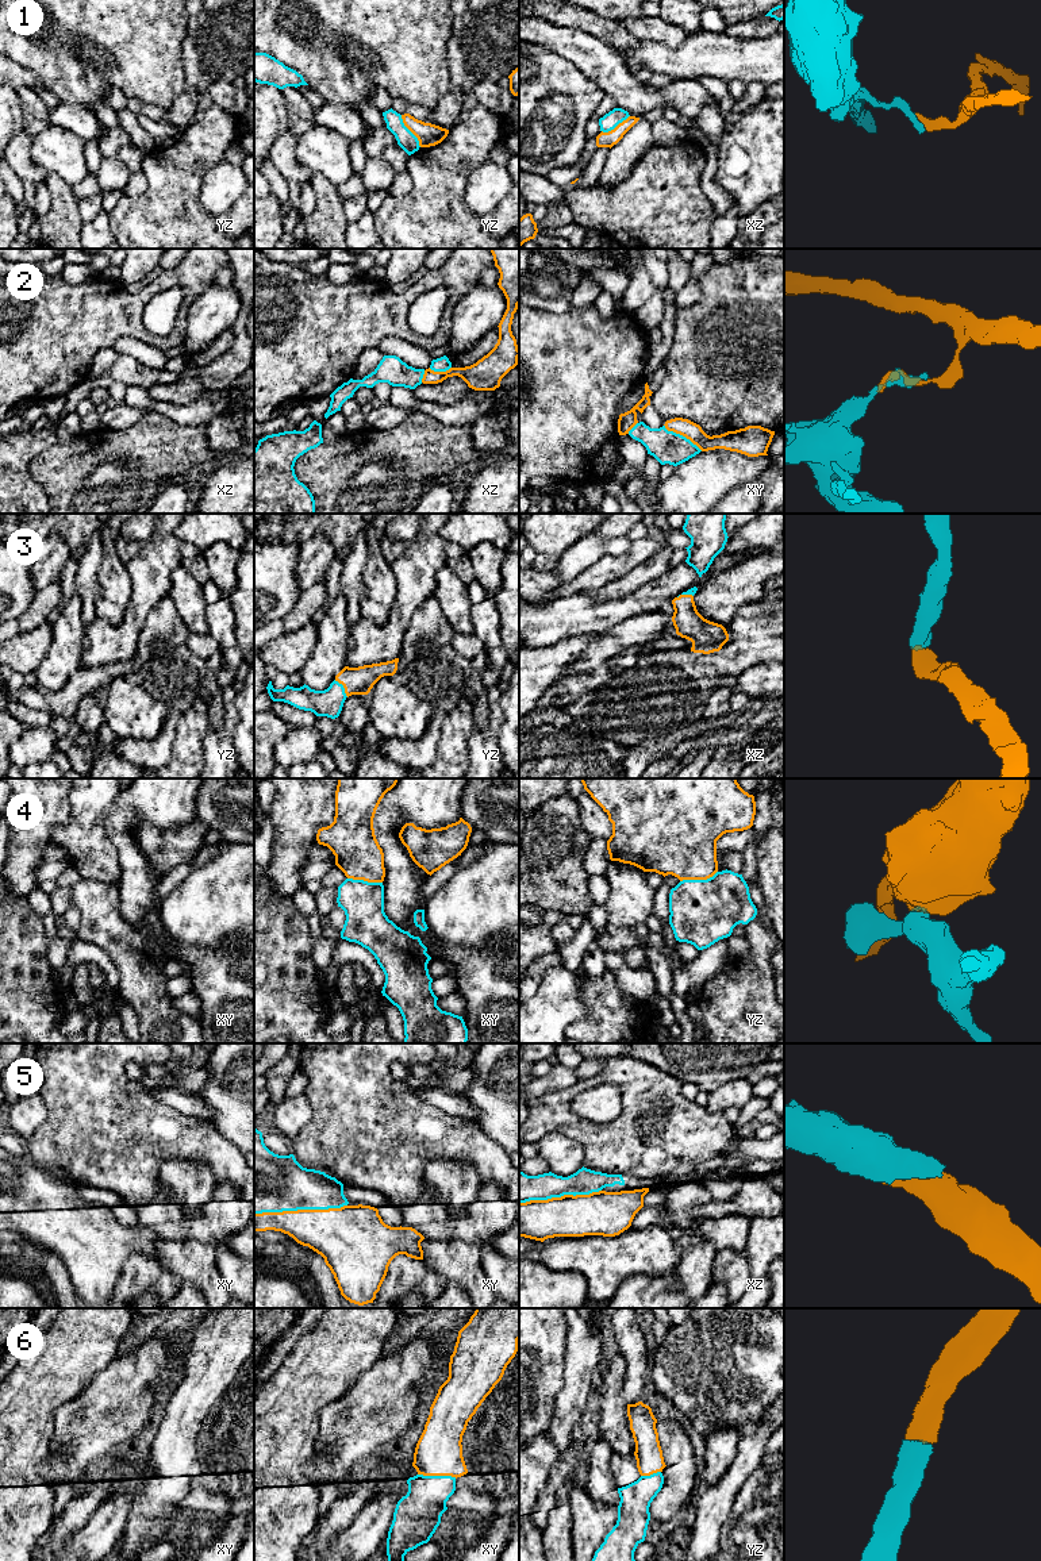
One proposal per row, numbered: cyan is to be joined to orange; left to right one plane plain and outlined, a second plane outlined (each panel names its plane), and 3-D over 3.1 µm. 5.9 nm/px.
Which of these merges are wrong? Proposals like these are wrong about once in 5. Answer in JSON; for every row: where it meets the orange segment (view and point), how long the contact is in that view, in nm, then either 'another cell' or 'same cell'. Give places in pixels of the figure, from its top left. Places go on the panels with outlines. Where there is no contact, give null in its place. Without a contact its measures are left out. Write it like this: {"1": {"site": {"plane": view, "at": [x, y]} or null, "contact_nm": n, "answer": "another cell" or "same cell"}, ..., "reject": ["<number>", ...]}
{"1": {"site": {"plane": "yz", "at": [410, 130]}, "contact_nm": 220, "answer": "another cell"}, "2": {"site": {"plane": "xy", "at": [683, 435]}, "contact_nm": 280, "answer": "another cell"}, "3": {"site": {"plane": "yz", "at": [344, 687]}, "contact_nm": 130, "answer": "same cell"}, "4": {"site": {"plane": "yz", "at": [698, 879]}, "contact_nm": 240, "answer": "another cell"}, "5": {"site": {"plane": "xy", "at": [300, 1210]}, "contact_nm": 550, "answer": "same cell"}, "6": {"site": {"plane": "xy", "at": [437, 1475]}, "contact_nm": 240, "answer": "same cell"}, "reject": ["1", "2", "4"]}

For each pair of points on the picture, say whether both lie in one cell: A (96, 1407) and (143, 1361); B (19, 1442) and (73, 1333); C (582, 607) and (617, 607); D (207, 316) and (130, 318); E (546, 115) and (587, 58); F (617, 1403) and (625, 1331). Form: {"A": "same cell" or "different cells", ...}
{"A": "same cell", "B": "same cell", "C": "same cell", "D": "different cells", "E": "different cells", "F": "different cells"}

